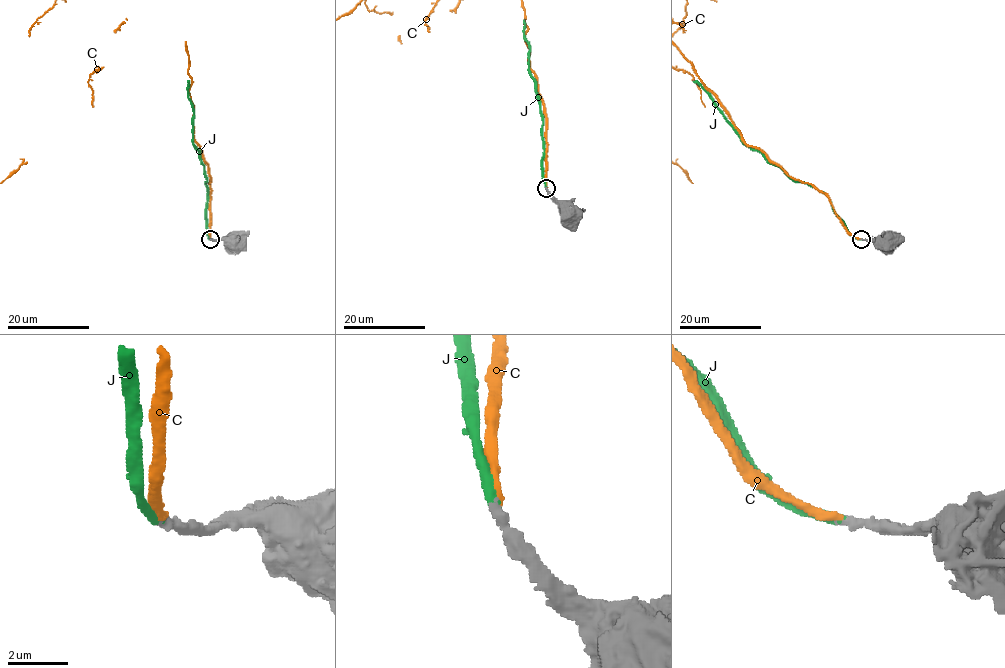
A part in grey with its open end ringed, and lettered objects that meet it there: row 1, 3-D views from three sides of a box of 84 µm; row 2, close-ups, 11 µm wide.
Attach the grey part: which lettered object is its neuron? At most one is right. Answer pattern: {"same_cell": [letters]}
{"same_cell": ["J"]}

